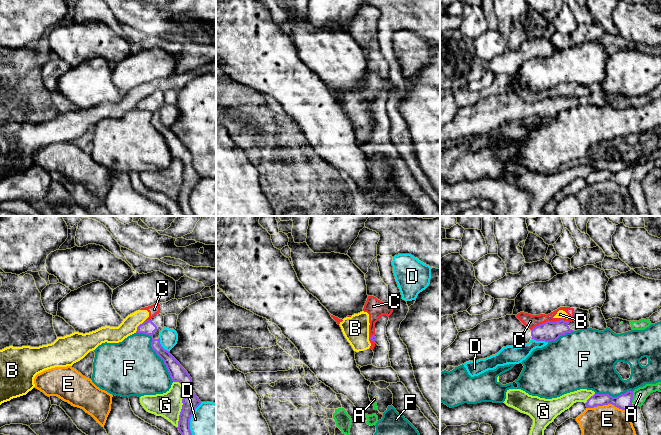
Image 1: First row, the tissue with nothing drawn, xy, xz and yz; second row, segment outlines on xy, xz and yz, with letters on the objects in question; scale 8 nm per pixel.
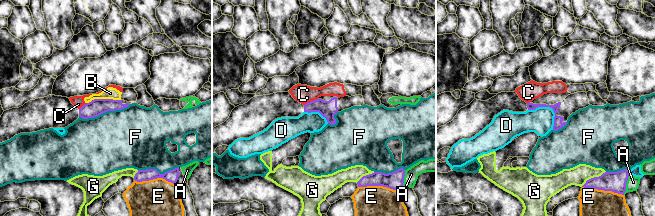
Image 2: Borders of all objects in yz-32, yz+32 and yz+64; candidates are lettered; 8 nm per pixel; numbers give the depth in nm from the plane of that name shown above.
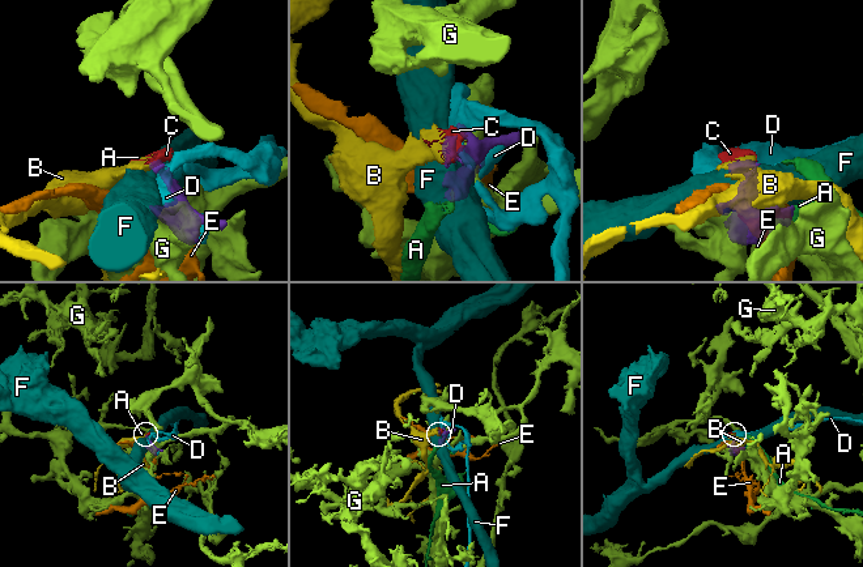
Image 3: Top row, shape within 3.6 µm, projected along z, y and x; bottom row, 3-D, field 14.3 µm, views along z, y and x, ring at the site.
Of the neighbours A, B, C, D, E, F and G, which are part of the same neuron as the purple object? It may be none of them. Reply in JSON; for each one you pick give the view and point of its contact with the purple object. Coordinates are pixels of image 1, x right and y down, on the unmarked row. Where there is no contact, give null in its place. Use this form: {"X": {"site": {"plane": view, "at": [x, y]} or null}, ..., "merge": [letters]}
{"merge": []}

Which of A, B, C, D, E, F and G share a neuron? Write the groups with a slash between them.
A / B C / D / E / F / G

